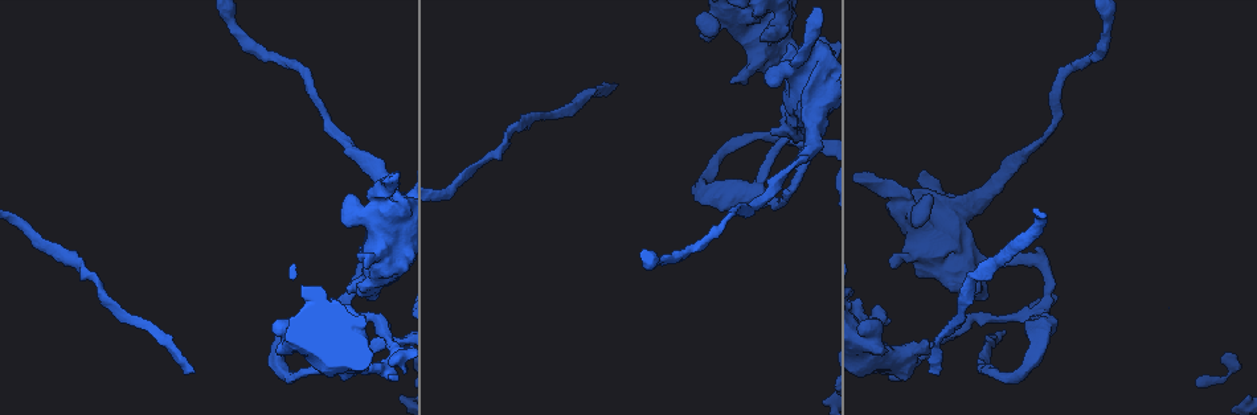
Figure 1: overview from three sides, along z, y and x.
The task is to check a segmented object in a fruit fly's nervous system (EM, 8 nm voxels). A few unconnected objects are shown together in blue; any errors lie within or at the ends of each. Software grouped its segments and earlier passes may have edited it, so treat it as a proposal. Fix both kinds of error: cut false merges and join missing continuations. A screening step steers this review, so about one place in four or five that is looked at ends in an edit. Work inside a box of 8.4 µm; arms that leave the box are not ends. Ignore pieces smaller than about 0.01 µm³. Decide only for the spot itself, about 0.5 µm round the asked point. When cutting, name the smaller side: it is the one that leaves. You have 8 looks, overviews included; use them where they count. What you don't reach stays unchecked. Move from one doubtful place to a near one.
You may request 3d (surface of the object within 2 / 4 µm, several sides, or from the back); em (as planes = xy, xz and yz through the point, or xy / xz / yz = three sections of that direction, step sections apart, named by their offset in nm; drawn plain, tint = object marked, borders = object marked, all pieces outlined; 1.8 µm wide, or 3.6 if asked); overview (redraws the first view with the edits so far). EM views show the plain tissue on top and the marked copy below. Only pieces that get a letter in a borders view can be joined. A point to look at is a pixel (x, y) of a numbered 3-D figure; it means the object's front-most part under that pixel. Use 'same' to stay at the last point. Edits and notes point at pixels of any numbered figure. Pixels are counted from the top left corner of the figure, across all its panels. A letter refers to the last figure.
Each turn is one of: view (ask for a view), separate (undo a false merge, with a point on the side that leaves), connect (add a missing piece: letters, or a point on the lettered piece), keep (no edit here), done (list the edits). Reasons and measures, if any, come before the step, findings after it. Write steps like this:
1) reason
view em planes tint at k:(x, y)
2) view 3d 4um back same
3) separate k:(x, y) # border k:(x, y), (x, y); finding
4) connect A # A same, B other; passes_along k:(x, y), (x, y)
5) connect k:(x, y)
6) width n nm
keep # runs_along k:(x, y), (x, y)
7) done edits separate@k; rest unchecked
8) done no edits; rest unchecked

sharp bend
view em 3.6um xy step 8 borders at 1:(384, 221)

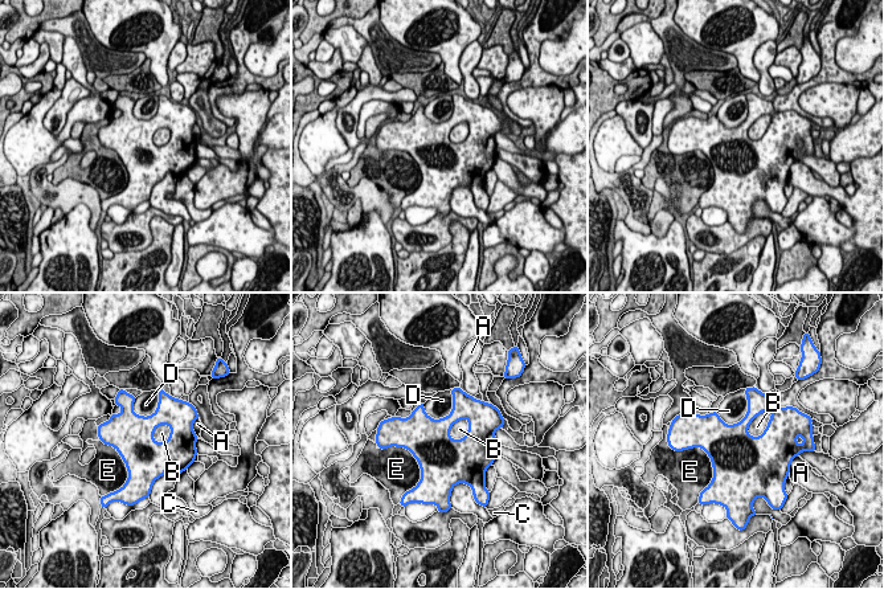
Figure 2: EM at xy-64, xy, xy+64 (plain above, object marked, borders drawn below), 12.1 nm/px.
width 500 nm
keep # A other, B other, C other, D other, E other; border 2:(770, 410), (766, 428), (752, 437); all the same neuron

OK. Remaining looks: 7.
sharp bend
view 3d 4um at 1:(886, 359)

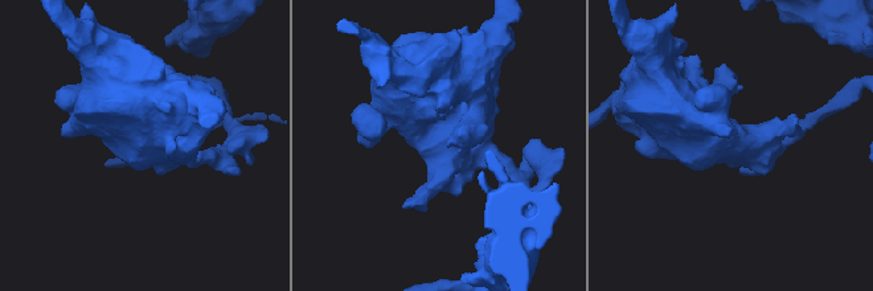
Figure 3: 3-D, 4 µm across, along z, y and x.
arms 4
view em 3.6um planes borders at 3:(457, 147)

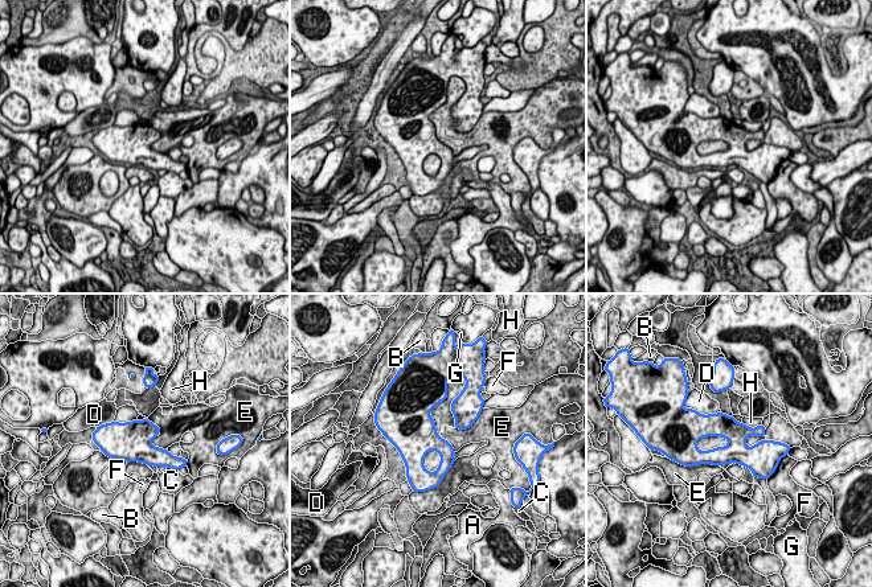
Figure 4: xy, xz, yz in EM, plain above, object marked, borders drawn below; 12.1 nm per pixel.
keep # A other, B other, C other, D other, E other, F other, G other, H other; runs_along 4:(697, 434), (725, 430), (746, 451), (772, 450); continuous, no second neuron

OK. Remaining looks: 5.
tapers out
view 3d 2um at 1:(607, 95)

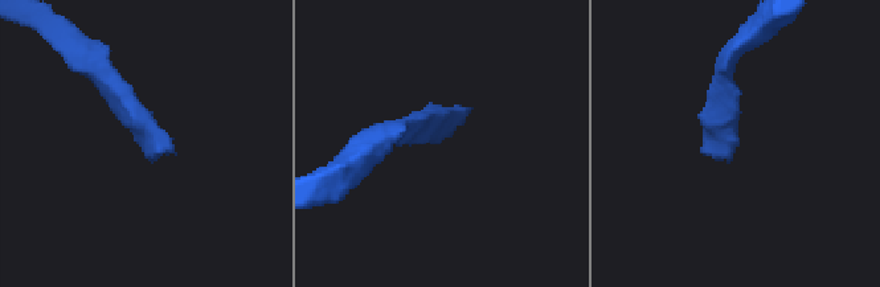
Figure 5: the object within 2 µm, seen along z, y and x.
shape alone is not enough
view em xz step 4 tint at 5:(150, 160)

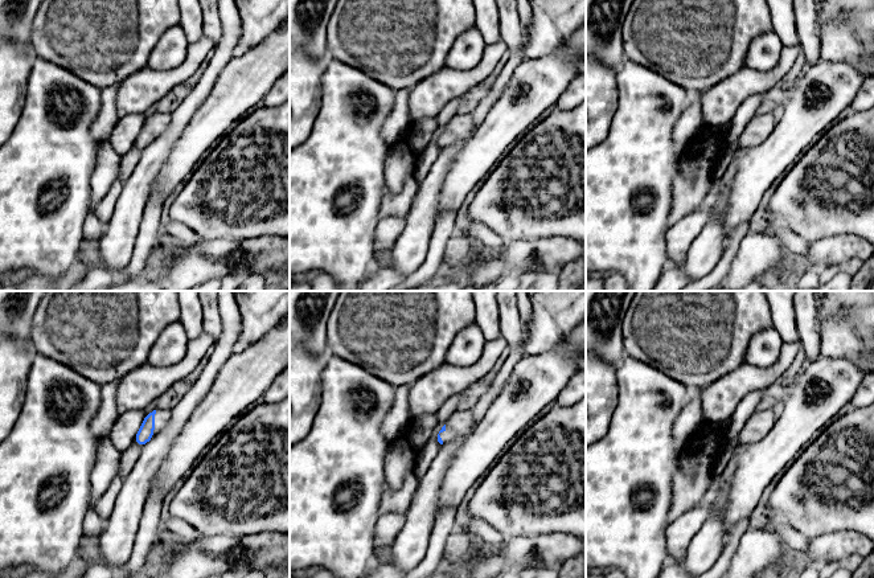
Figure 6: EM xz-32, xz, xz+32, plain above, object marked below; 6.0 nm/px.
view em planes borders same

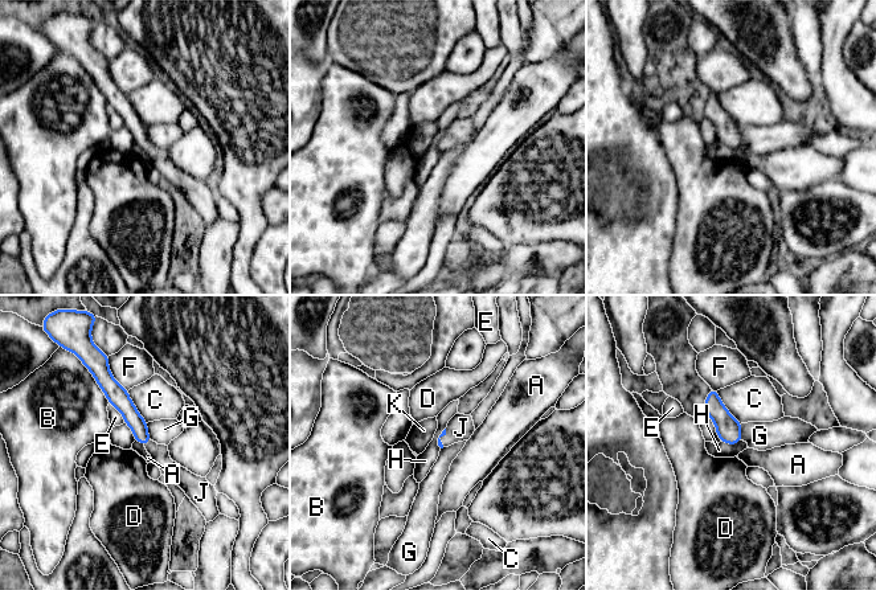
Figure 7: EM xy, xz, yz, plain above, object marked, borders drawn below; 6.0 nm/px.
connect J # A other, B other, C other, D other, E other, F other, G other, H other, J same, K other; passes_along 7:(132, 418), (146, 442), (174, 472); the neuron continues

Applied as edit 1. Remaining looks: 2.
done edits connect@7; rest unchecked

